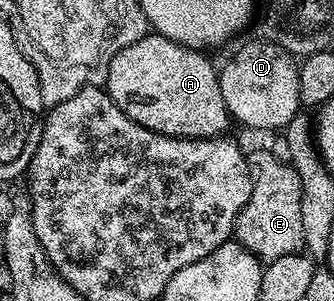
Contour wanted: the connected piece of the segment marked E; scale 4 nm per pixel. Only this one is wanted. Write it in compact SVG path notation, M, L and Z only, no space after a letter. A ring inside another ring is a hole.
M258 149L256 152L251 152L250 165L260 165L258 169L252 169L252 181L260 181L260 173L282 173L278 175L280 181L278 185L270 185L270 181L262 181L262 185L252 185L252 192L250 197L254 197L252 202L252 209L248 213L250 219L246 219L244 215L244 221L236 221L236 229L234 233L242 233L241 245L245 247L250 253L254 253L256 258L261 261L271 261L276 258L282 257L284 254L294 254L299 252L304 246L303 233L302 233L302 220L301 220L301 202L302 192L300 191L299 179L294 179L290 173L295 173L295 169L292 166L288 166L286 169L282 169L276 165L275 161L270 161L270 157L273 152L268 149Z

